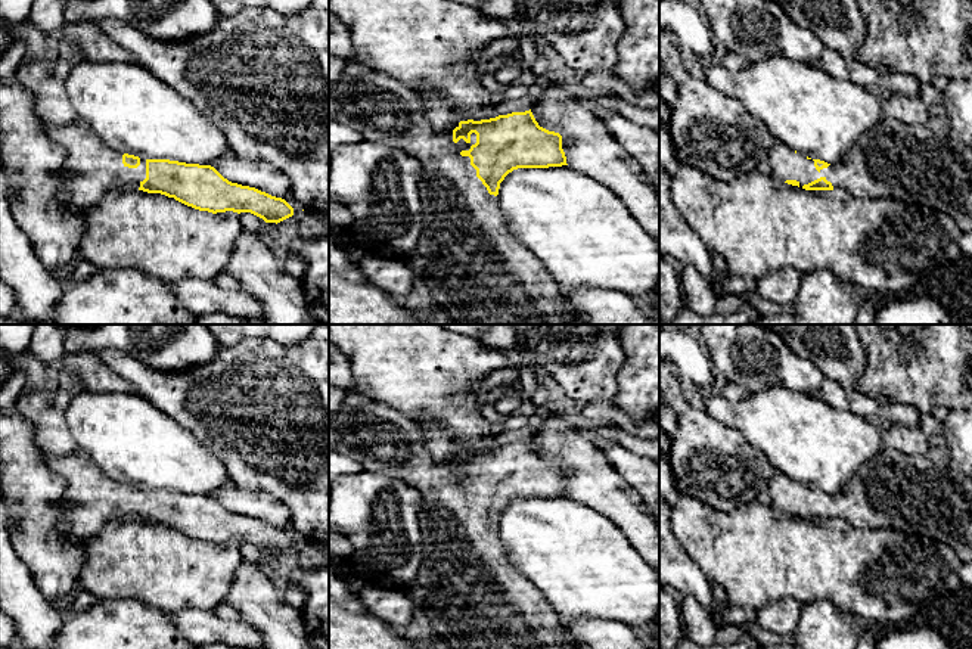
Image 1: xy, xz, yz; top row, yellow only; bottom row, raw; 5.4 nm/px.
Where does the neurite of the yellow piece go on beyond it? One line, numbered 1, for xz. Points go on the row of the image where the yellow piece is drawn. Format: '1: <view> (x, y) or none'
1: xz (478, 273)

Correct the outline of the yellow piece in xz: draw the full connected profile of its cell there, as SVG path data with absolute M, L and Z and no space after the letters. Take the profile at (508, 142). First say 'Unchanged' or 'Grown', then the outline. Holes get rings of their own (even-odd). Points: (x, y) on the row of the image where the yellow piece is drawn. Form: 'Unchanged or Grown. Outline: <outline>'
Grown. Outline: M372 72L351 81L339 81L332 86L332 93L329 94L329 121L336 121L339 124L348 125L353 130L358 131L363 140L375 140L381 145L398 148L409 155L414 156L422 167L422 180L420 180L420 195L422 195L422 233L416 245L413 255L419 257L423 261L423 268L420 276L428 285L432 299L438 308L445 311L457 324L575 324L578 320L563 311L563 288L556 282L556 279L547 271L541 261L538 261L509 230L509 221L501 212L499 202L499 189L504 177L518 168L549 168L549 167L562 167L566 164L566 156L562 149L562 136L555 131L549 131L538 125L531 109L525 112L512 112L507 115L499 115L490 119L466 119L463 118L451 130L434 131L425 111L425 102L420 94L407 88L398 80L382 74Z

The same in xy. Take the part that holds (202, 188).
Grown. Outline: M86 122L47 125L66 153L63 190L77 209L88 209L109 190L161 193L199 211L251 212L265 223L294 215L282 198L232 183L214 167L170 159L140 159L111 149Z

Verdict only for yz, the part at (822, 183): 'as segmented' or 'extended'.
extended

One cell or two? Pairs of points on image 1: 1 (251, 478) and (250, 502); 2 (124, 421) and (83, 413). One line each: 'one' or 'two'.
1: two
2: one

